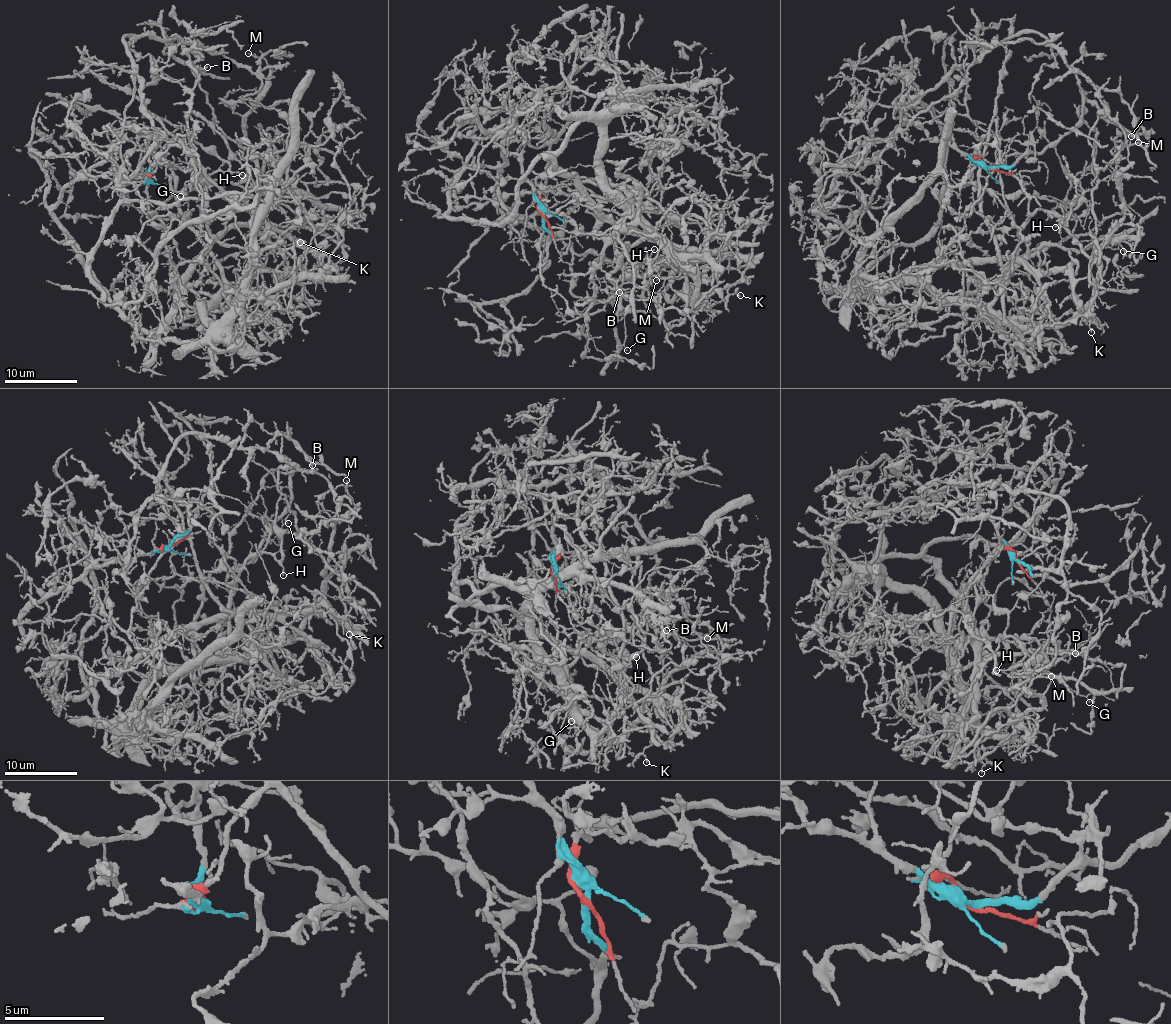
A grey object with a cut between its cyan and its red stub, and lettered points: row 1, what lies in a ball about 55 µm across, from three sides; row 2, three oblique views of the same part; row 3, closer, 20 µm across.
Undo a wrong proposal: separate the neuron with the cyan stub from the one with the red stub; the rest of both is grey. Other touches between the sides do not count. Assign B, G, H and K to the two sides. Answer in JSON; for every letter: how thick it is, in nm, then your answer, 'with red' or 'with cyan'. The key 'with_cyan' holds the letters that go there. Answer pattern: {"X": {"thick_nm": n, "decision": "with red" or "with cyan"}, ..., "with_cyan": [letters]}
{"B": {"thick_nm": 180, "decision": "with cyan"}, "G": {"thick_nm": 70, "decision": "with red"}, "H": {"thick_nm": 140, "decision": "with red"}, "K": {"thick_nm": 140, "decision": "with red"}, "with_cyan": ["B"]}

